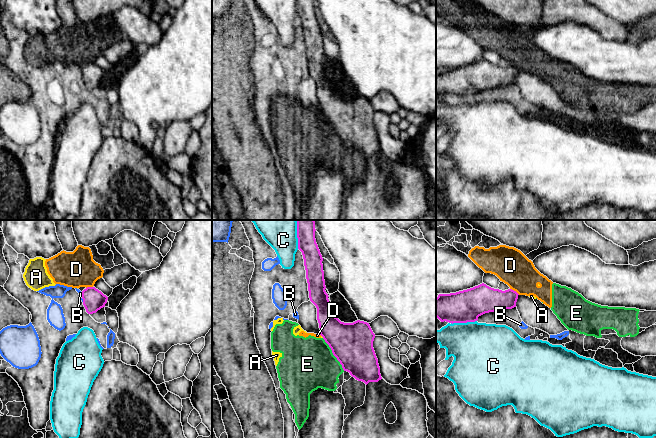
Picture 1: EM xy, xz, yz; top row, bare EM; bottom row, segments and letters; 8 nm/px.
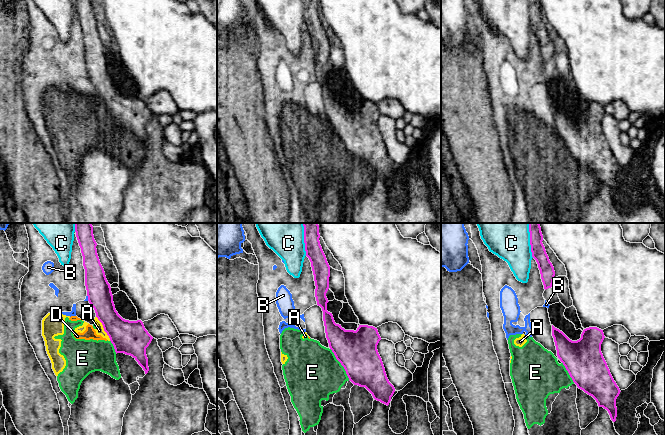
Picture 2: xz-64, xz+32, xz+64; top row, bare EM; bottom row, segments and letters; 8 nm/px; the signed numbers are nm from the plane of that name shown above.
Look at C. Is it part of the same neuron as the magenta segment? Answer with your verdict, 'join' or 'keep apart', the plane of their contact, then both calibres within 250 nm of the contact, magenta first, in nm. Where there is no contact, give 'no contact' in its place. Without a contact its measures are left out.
keep apart | yz | 260/420 nm

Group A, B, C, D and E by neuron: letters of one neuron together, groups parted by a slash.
A D E / B / C

